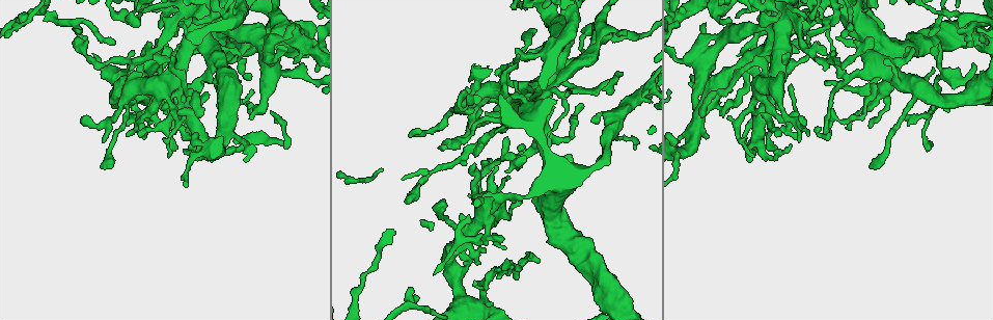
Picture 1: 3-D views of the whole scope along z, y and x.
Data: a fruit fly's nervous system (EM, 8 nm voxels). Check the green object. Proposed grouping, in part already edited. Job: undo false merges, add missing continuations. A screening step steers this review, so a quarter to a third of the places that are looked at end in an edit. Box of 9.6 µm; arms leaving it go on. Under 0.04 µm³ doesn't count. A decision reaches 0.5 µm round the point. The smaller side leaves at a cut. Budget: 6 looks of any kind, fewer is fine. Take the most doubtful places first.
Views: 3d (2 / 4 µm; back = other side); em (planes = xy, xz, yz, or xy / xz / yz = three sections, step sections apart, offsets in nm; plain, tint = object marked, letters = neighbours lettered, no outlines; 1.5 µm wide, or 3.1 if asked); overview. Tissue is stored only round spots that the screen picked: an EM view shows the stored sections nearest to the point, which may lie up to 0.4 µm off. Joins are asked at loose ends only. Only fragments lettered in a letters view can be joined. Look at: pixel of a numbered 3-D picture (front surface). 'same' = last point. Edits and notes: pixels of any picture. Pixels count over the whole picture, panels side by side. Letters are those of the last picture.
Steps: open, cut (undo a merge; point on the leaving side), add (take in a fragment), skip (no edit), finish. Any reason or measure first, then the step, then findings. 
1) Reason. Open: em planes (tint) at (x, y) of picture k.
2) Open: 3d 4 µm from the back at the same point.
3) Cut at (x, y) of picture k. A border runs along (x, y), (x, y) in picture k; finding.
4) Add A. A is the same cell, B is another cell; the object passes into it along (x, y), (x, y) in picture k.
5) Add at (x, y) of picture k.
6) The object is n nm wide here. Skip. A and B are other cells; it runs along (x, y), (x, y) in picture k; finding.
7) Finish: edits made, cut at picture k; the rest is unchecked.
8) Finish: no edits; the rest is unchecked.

Thin end. Open: 3d 2 µm at (185, 126) of picture 1.

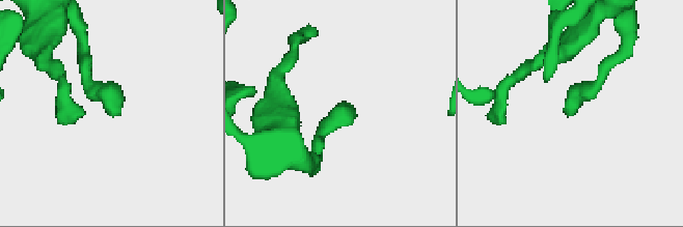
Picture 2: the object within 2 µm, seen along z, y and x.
Shape alone is not enough. Open: em xy step 4 (letters) at (348, 105) of picture 2.

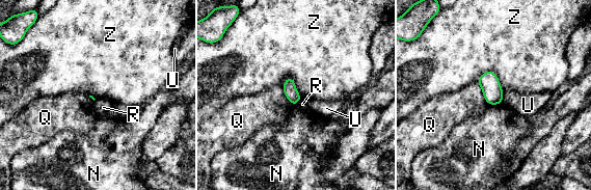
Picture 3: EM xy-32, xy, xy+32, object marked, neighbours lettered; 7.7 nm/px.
Open: em planes (letters) at the same point.

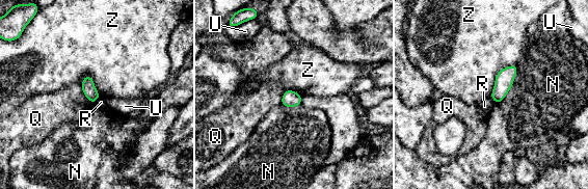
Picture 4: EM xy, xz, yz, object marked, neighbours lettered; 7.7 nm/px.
Skip. N, Q, R, U and Z are other cells; a border runs along (515, 63), (497, 74), (489, 96) in picture 4; none of them fits.

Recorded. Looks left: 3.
Thin neck. Open: em planes (letters) at (939, 79) of picture 1.

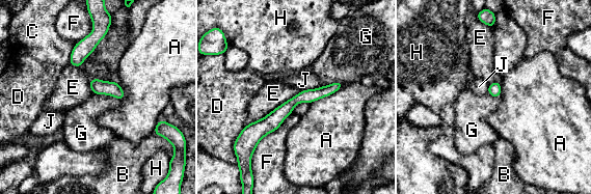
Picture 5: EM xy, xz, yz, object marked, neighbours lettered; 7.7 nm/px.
Skip. A, B, C, D, E, F, G, H and J are other cells; a border runs along (93, 93), (105, 93), (118, 100) in picture 5; continuous, no second neuron.

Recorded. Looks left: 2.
Free end. Open: em planes (letters) at (553, 108) of picture 1.

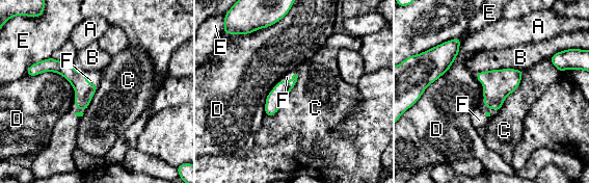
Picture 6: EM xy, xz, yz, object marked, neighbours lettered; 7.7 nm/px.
The longest contact is with D, 440 nm. Add F. F is the same cell, A, B, C, D and E are other cells; it goes on there.

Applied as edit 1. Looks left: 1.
Finish: edits made, add at picture 6; the rest is unchecked.

